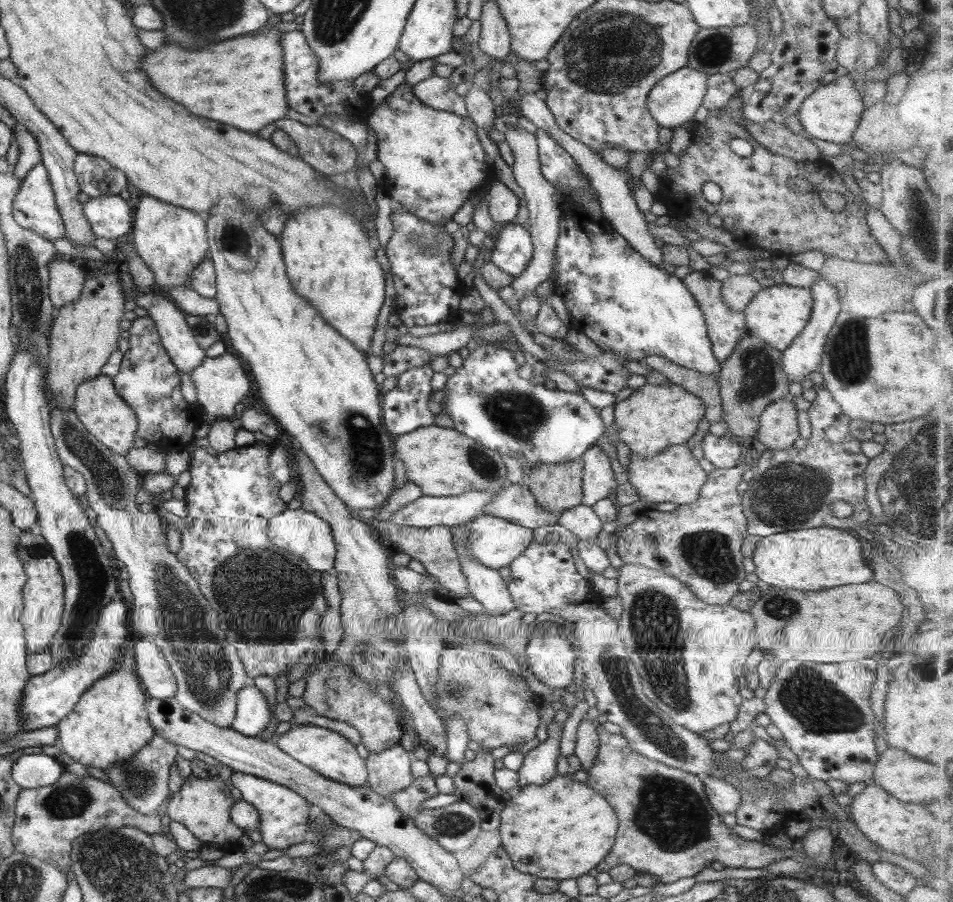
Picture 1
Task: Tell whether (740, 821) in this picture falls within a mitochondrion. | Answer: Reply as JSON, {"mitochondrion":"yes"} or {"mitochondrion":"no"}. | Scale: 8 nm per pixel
{"mitochondrion":"no"}

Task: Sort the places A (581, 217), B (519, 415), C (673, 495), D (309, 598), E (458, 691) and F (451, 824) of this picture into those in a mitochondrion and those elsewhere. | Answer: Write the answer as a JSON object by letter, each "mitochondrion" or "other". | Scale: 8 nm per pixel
{"A":"other","B":"mitochondrion","C":"other","D":"mitochondrion","E":"mitochondrion","F":"mitochondrion"}

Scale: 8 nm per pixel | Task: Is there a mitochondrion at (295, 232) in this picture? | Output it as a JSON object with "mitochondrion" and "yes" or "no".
{"mitochondrion":"no"}

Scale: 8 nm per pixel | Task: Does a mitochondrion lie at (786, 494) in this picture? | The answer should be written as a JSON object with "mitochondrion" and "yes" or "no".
{"mitochondrion":"yes"}

